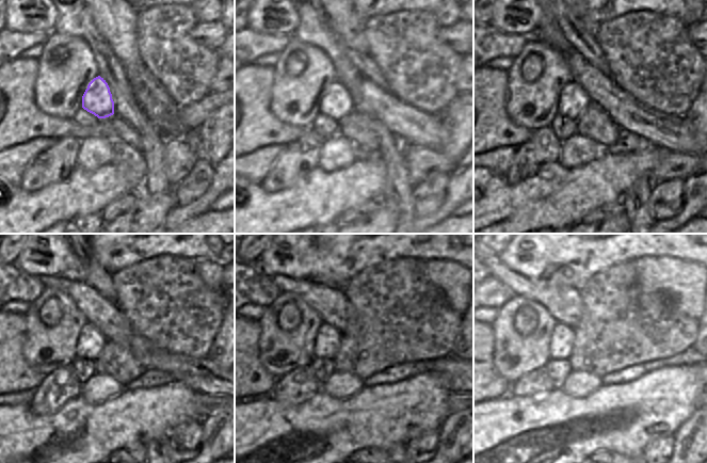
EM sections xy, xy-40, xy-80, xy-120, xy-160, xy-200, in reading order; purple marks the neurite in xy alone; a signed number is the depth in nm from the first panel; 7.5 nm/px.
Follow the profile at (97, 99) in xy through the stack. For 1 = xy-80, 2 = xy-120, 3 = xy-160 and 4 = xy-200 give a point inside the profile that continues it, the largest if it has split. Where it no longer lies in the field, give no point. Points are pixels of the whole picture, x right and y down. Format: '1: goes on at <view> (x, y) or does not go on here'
1: goes on at xy-80 (573, 100)
2: goes on at xy-120 (91, 341)
3: goes on at xy-160 (327, 341)
4: goes on at xy-200 (563, 336)

